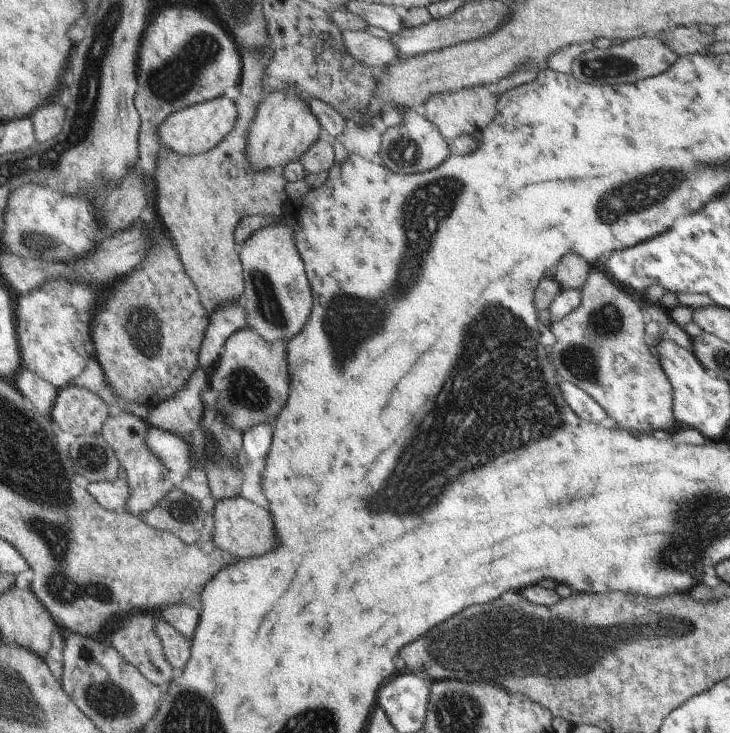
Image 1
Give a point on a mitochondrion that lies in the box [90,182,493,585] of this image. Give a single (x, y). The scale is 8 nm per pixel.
(245, 393)

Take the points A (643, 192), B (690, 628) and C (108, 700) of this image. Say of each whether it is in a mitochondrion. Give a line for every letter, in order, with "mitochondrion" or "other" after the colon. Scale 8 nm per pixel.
A: mitochondrion
B: mitochondrion
C: mitochondrion

